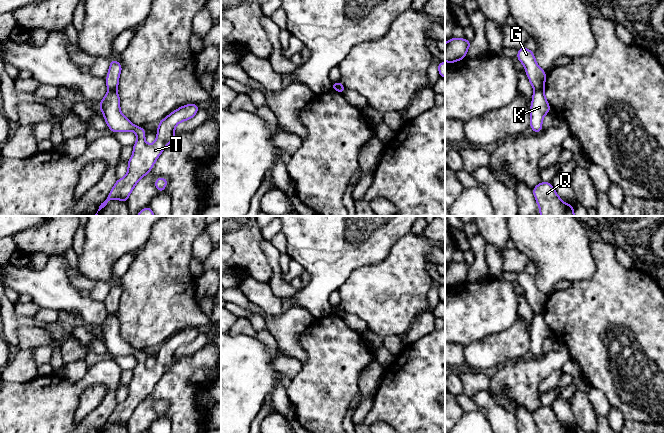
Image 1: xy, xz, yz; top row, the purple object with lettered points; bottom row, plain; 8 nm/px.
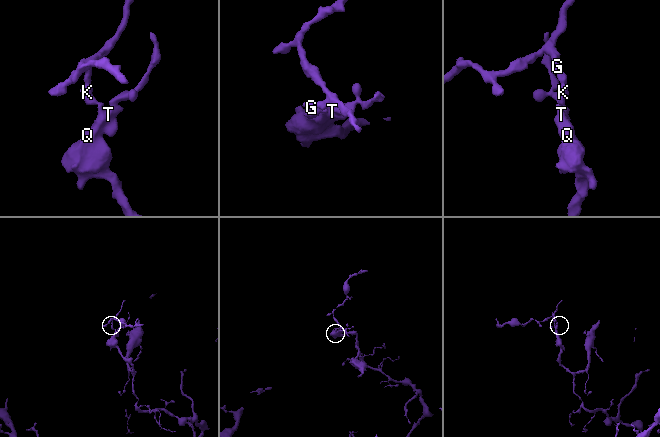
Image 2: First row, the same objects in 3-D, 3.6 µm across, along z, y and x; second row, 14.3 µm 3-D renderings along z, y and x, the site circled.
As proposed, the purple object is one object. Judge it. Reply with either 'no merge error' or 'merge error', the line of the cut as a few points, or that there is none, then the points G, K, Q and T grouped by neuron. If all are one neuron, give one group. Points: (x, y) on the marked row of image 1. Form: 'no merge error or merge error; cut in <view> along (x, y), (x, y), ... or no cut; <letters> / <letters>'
merge error; cut in yz along (543, 87), (535, 90); G / K Q T

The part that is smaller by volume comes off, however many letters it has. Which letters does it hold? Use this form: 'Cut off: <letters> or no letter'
Cut off: G

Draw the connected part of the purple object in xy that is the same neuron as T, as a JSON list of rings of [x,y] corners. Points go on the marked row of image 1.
[[[109,90],[98,107],[101,109],[108,128],[113,132],[133,131],[137,141],[133,145],[133,154],[128,164],[126,175],[117,179],[107,199],[101,203],[97,213],[112,199],[119,199],[127,204],[127,199],[138,181],[150,172],[157,158],[165,147],[175,138],[175,127],[178,123],[193,118],[200,109],[197,104],[186,104],[158,123],[157,137],[153,144],[145,142],[145,129],[135,126],[120,111],[120,97],[117,90]]]

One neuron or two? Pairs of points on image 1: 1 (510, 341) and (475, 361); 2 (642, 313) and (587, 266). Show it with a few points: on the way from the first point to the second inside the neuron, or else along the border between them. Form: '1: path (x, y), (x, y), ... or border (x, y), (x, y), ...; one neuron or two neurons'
1: path (501, 348), (484, 354); one neuron
2: border (591, 249), (594, 274), (573, 283); two neurons

